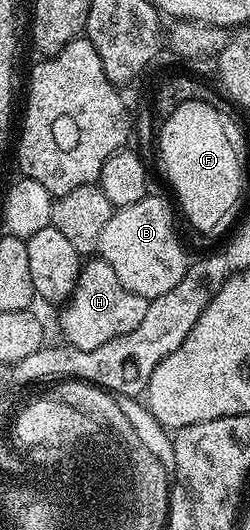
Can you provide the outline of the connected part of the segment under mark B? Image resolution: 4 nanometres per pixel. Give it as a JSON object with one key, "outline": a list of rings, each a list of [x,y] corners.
{"outline":[[[149,192],[137,204],[120,206],[114,211],[109,224],[101,232],[97,246],[103,249],[102,257],[117,272],[121,284],[135,294],[148,300],[159,297],[171,289],[180,289],[183,286],[183,277],[187,274],[187,254],[175,235],[175,226],[171,223],[171,206],[155,192]]]}

